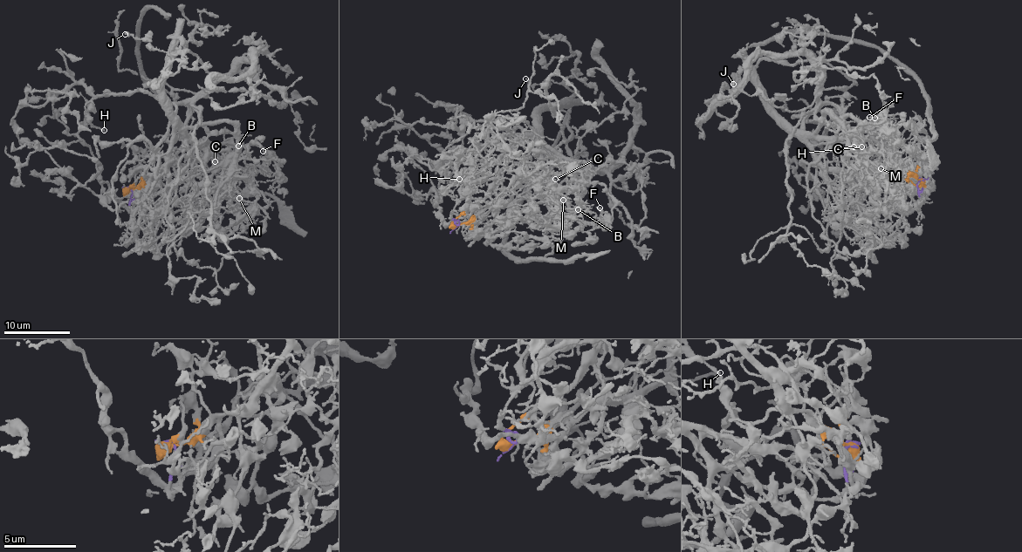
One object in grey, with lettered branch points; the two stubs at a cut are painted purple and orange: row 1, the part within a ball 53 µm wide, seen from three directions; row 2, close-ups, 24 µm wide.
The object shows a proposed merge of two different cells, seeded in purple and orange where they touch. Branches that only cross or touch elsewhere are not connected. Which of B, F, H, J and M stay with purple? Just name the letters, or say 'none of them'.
B, F, M

